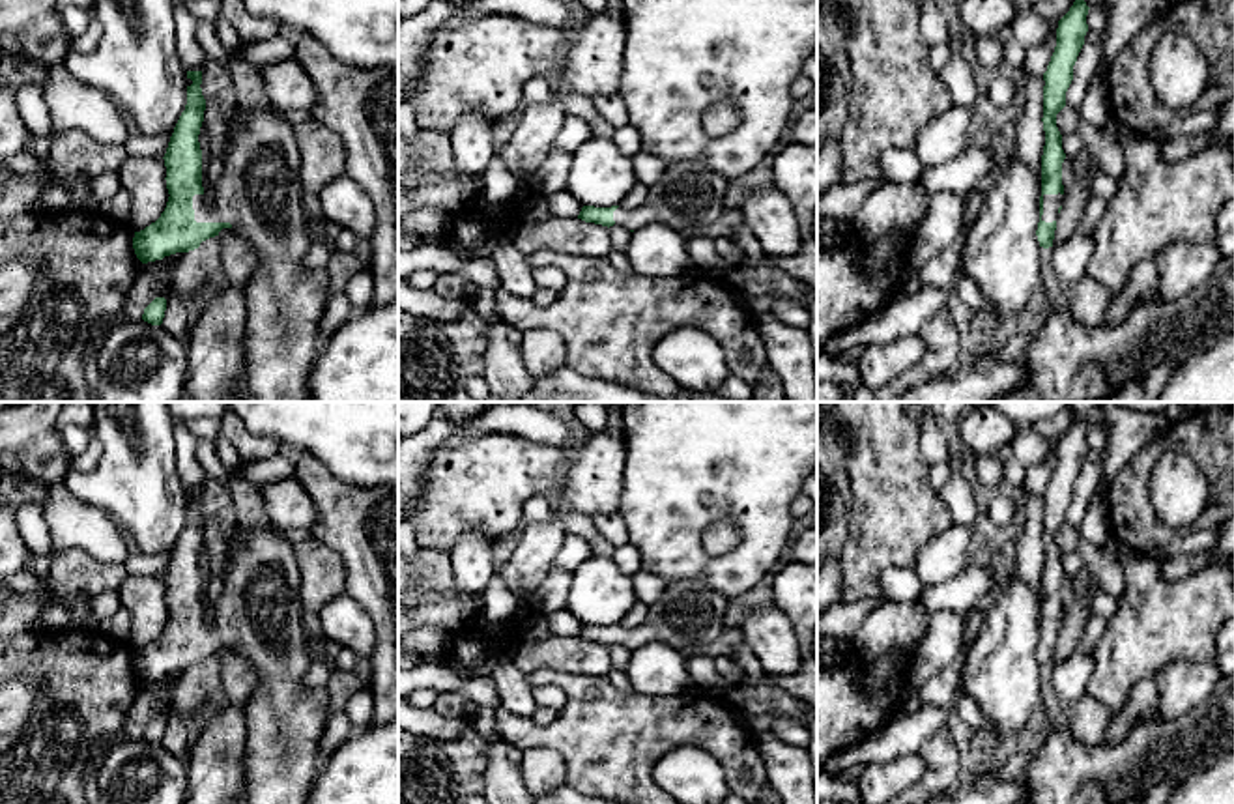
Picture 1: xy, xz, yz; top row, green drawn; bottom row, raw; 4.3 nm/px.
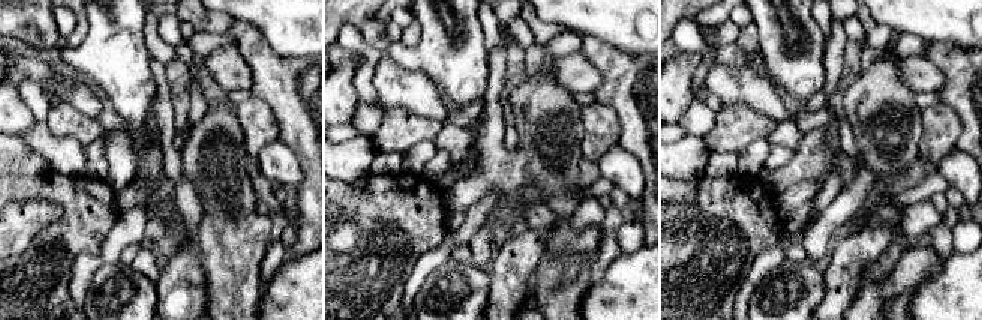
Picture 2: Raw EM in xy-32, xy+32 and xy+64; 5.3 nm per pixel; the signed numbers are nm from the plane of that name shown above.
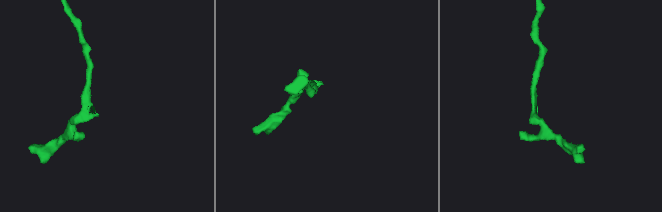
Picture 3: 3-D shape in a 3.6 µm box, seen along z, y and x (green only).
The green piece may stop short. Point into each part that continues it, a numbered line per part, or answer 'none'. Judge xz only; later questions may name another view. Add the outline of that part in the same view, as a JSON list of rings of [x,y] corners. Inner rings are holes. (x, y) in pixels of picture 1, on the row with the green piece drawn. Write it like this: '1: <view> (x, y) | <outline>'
1: xz (687, 197) | [[[675,163],[649,187],[645,204],[638,209],[617,208],[615,224],[638,230],[662,224],[679,234],[712,224],[724,213],[729,179],[697,163]]]

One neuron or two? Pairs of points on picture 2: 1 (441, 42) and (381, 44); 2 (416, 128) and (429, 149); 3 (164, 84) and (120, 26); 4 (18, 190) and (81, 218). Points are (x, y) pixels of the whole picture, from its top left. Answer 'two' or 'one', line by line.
1: two
2: two
3: two
4: one

